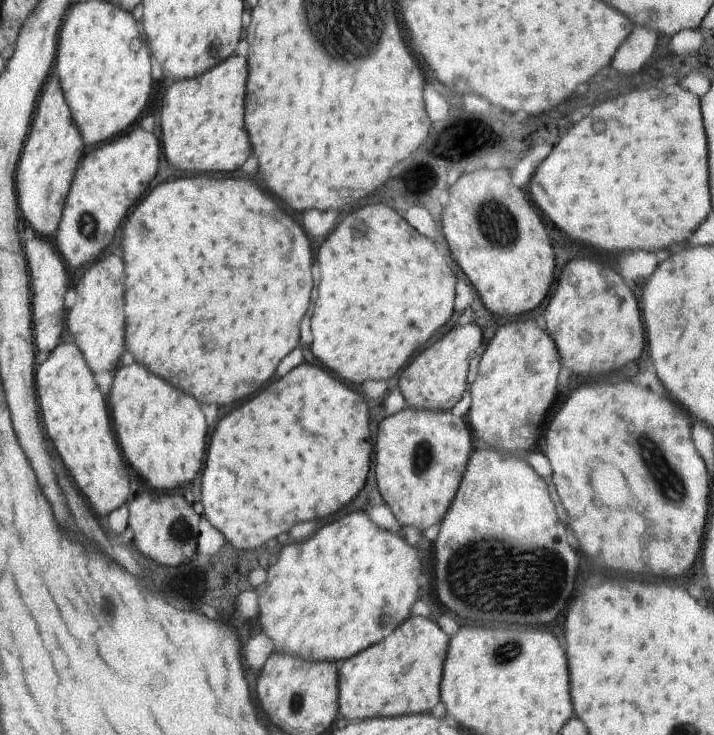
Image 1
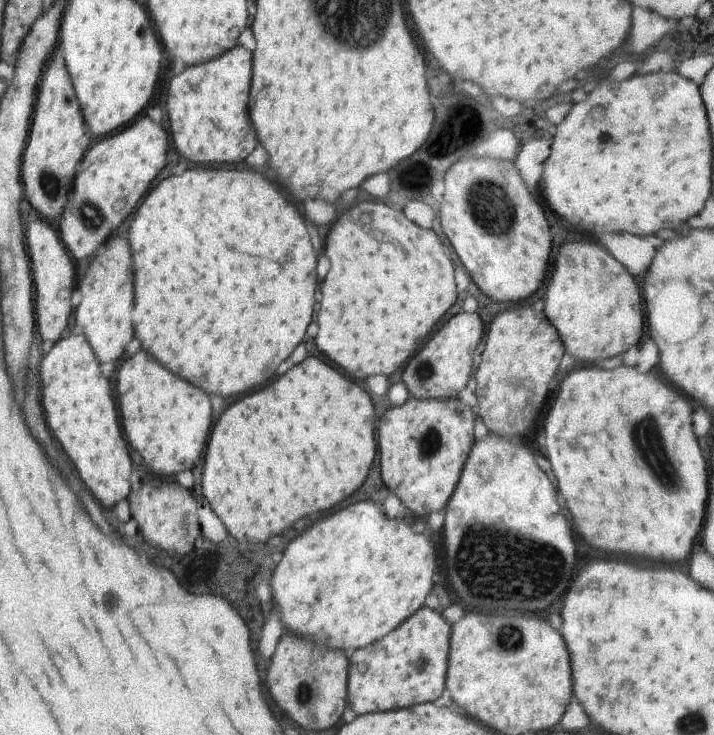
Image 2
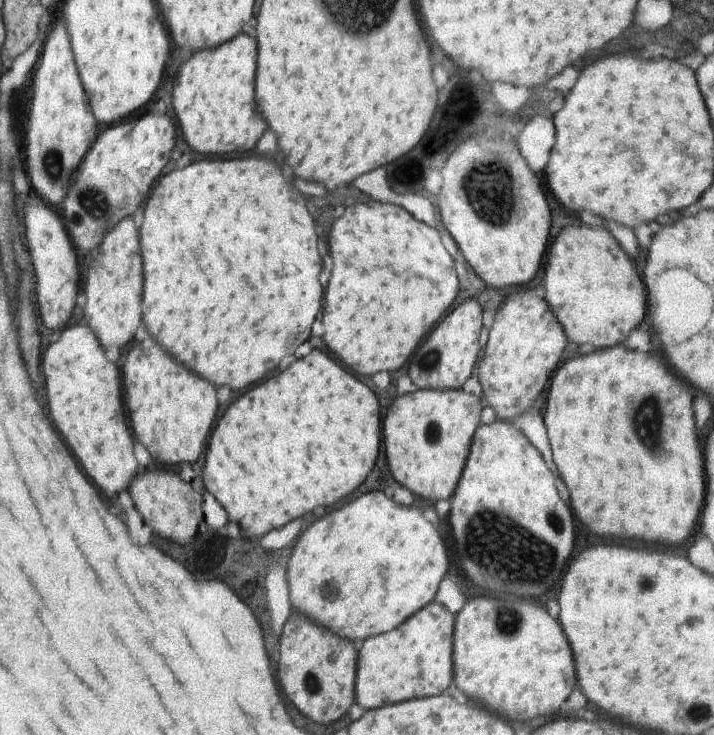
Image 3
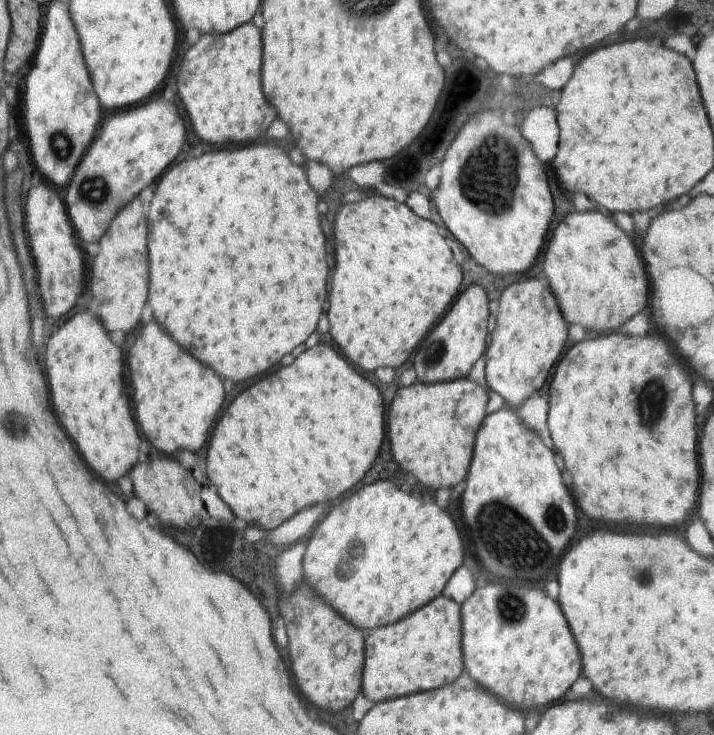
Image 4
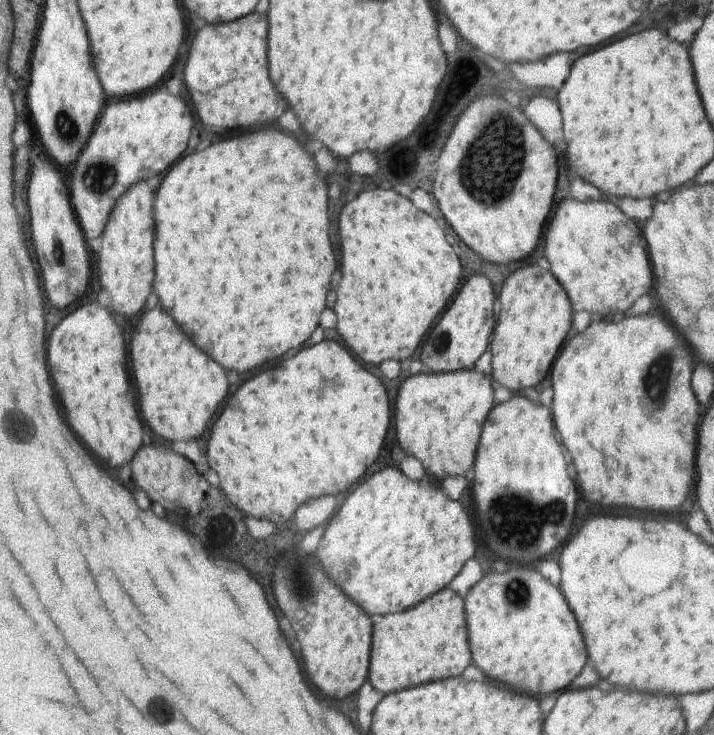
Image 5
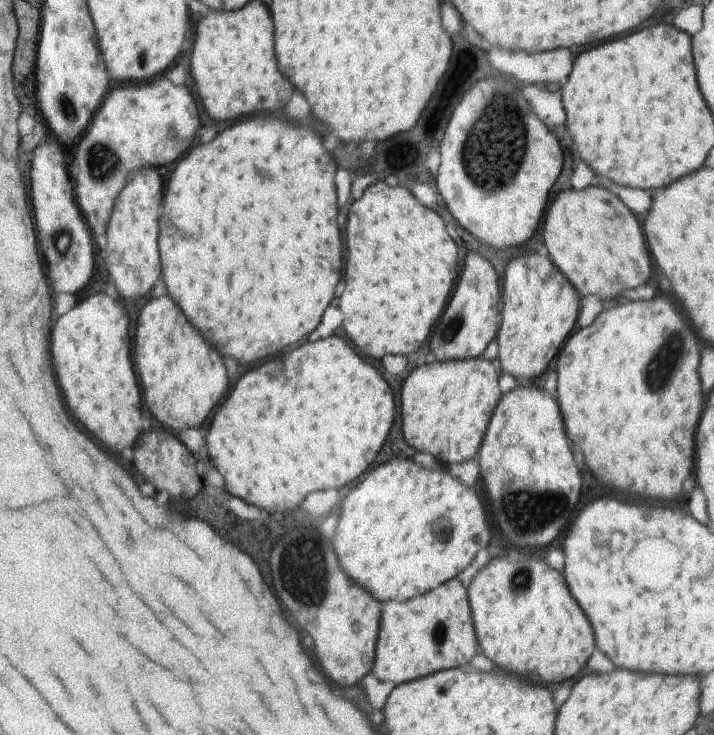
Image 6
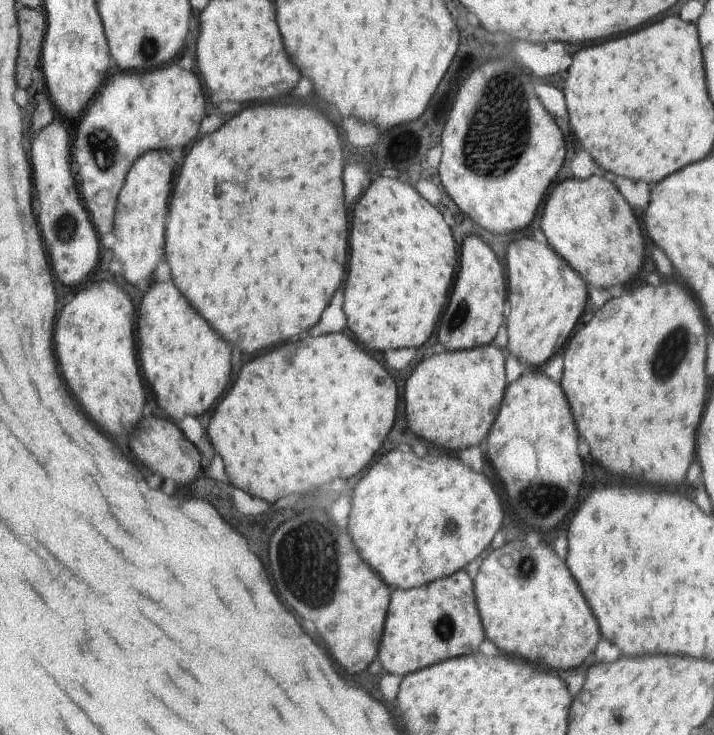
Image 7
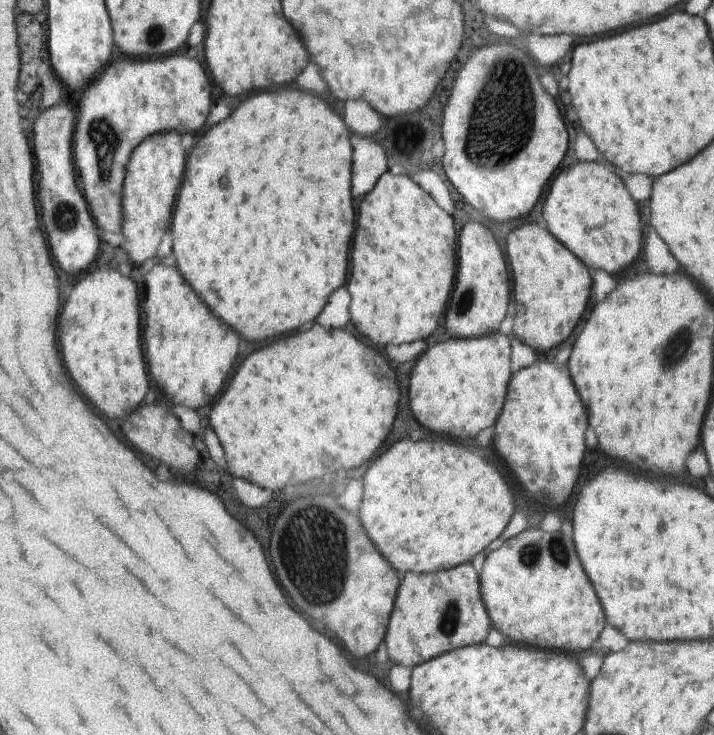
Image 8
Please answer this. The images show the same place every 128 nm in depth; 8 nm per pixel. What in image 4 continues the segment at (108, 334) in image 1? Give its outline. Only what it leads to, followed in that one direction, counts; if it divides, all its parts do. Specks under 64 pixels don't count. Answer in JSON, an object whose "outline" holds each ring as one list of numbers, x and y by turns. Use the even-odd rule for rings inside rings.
{"outline":[[138,197,123,206,111,222,111,226,100,239,100,251,92,262,92,294,100,300,100,322,104,330,132,332,138,330,140,314,148,298,148,220,144,205],[136,326,136,328,134,328]]}

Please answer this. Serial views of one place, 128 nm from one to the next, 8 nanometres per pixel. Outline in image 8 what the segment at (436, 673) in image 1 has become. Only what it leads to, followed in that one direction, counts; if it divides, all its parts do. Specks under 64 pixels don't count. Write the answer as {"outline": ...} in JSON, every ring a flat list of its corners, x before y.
{"outline":[[470,561,450,570,405,574,397,590,384,643,392,662,415,667,455,648,484,644,492,627,482,602,479,572]]}

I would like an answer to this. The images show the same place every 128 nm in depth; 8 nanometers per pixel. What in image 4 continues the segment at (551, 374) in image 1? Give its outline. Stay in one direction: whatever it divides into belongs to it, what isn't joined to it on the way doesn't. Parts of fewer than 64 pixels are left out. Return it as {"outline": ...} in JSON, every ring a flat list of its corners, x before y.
{"outline":[[522,278,510,284,500,296,500,310,496,318,496,327,492,332,490,346,483,354,485,356,485,377,487,388,504,400,504,407,517,411,534,392,540,390,552,366,560,358,564,344,568,340,569,325,558,308,558,302,547,285,545,278,540,282,536,278]]}

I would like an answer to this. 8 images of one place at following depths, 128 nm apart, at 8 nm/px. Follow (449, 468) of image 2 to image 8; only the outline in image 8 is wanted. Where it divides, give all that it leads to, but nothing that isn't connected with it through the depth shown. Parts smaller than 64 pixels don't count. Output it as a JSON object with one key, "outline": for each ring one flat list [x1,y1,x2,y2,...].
{"outline":[[499,331,492,332,482,338,450,338,444,342,438,342,423,352,412,366,412,378,410,378,410,408,416,424,429,432,442,432,448,438,464,440,478,436,480,430,495,424,502,412,508,383,511,379,510,370,510,338]]}

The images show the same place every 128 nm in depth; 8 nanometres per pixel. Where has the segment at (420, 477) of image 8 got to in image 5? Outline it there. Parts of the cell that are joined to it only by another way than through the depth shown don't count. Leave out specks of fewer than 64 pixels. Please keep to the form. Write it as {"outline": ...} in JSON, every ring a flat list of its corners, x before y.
{"outline":[[387,467,379,472,374,472,370,478,366,478,363,482,360,482,356,486,354,492,342,498,342,504,337,509,336,514,328,522,328,528,318,544,318,560,320,560,320,566,322,570,328,574,328,578,352,600,356,602,368,616,374,616,374,614,396,614,396,612,404,612,413,606,416,606,419,602,426,600,429,596,440,592,443,588,448,587,451,580,462,570,466,561,474,554,476,554,476,532,474,532,474,526,472,526,472,520,470,516,462,508,460,501,451,500,444,494,441,482,436,479,425,479,423,481,414,482,406,477,406,474,402,472,398,467]]}

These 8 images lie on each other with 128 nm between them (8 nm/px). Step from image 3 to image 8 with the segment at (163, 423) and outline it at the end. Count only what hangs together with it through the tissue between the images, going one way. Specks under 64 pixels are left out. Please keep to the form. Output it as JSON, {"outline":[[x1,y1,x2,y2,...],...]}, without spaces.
{"outline":[[156,264,144,278,146,284,146,356,150,374,158,380,174,404,186,408,206,406,222,390,228,372,238,356,240,336,216,318,200,300,176,266]]}

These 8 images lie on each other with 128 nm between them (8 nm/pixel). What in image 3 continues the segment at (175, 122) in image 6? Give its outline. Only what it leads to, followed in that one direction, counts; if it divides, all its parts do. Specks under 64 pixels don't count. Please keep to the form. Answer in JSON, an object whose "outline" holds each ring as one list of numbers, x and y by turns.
{"outline":[[148,112,144,116,128,116,124,122,101,128,97,136,78,167,72,184,74,188,70,188,66,204,62,204,66,228,74,234,74,244,84,250,94,248,94,251,106,233,123,218,132,216,150,194,150,186,168,164,176,146,176,126,166,112]]}

